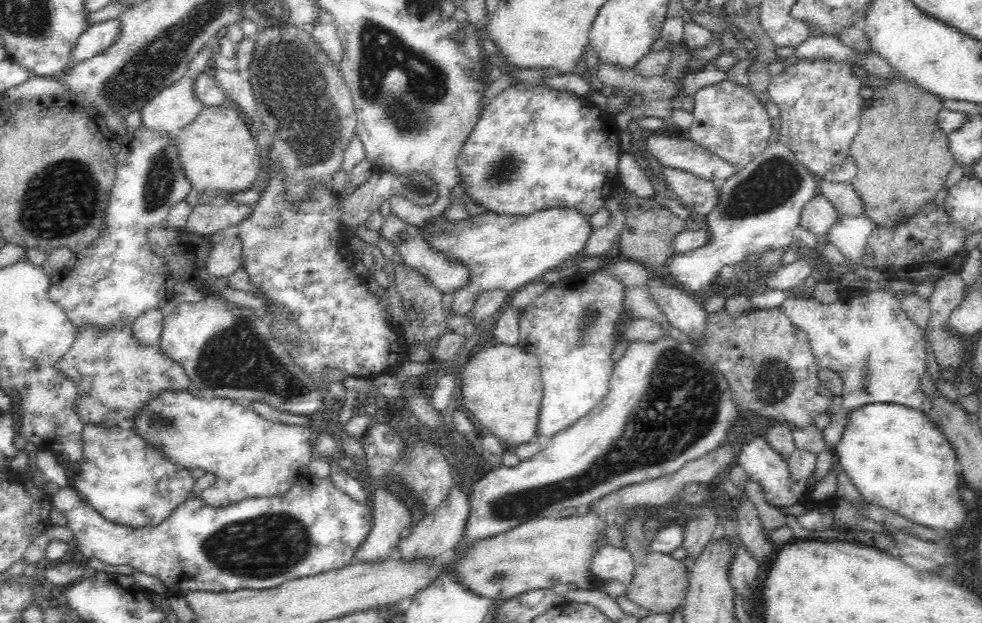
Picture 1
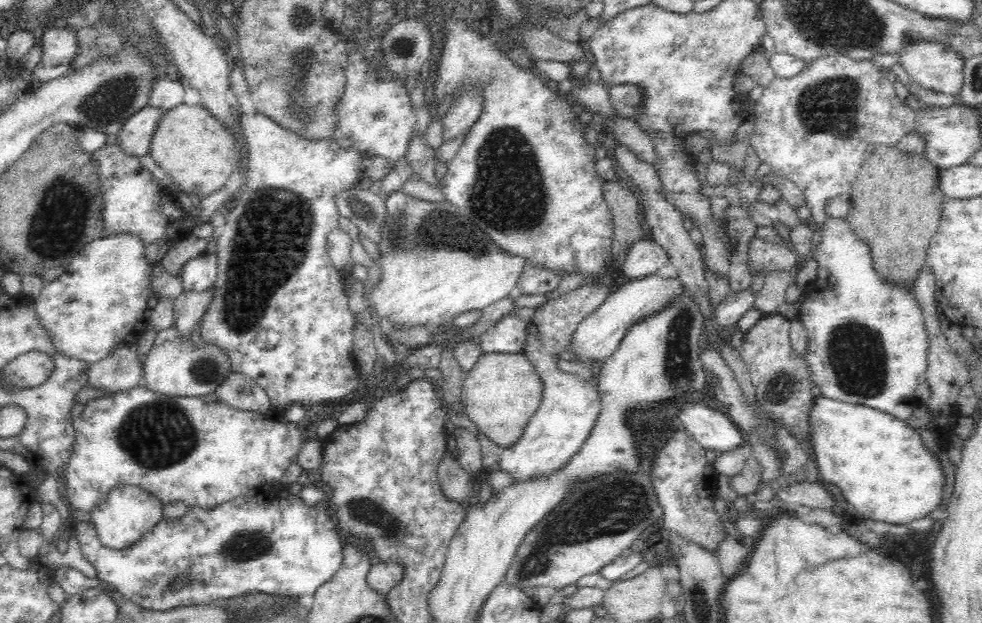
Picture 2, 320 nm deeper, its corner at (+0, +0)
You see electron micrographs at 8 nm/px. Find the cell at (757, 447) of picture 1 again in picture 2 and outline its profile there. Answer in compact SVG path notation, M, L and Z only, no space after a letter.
M692 401L680 406L677 413L682 428L702 448L719 454L744 446L745 433L726 413Z

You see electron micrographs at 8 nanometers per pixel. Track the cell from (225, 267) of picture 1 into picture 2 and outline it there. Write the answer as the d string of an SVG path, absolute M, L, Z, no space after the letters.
M210 286L206 290L188 290L182 292L174 300L174 313L176 313L176 327L182 335L190 335L194 326L206 314L210 302L214 300L215 288Z

